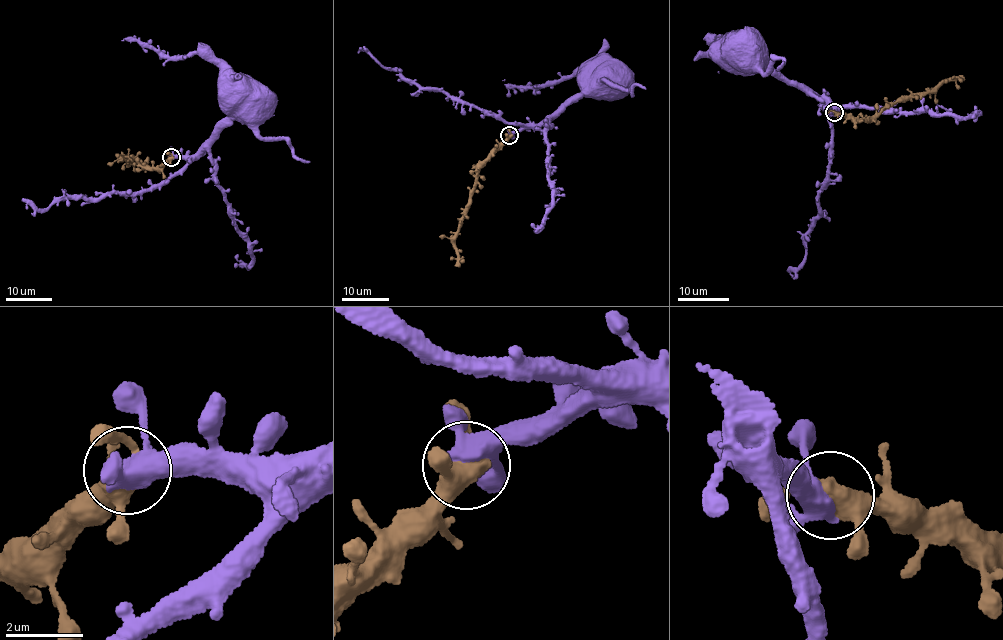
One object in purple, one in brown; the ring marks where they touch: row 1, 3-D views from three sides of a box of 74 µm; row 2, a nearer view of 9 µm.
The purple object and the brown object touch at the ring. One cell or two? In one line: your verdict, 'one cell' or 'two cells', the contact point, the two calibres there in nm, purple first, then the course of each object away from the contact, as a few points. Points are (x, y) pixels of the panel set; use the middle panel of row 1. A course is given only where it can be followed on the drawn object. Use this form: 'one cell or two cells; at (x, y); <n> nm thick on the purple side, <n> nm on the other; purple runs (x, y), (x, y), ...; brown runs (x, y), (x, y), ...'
one cell; at (509, 135); 380 nm thick on the purple side, 380 nm on the other; purple runs (510, 135), (536, 125), (580, 92), (583, 82), (600, 63), (610, 58), (612, 63); brown runs (510, 135), (489, 153), (476, 177), (454, 240), (457, 257), (463, 260)

